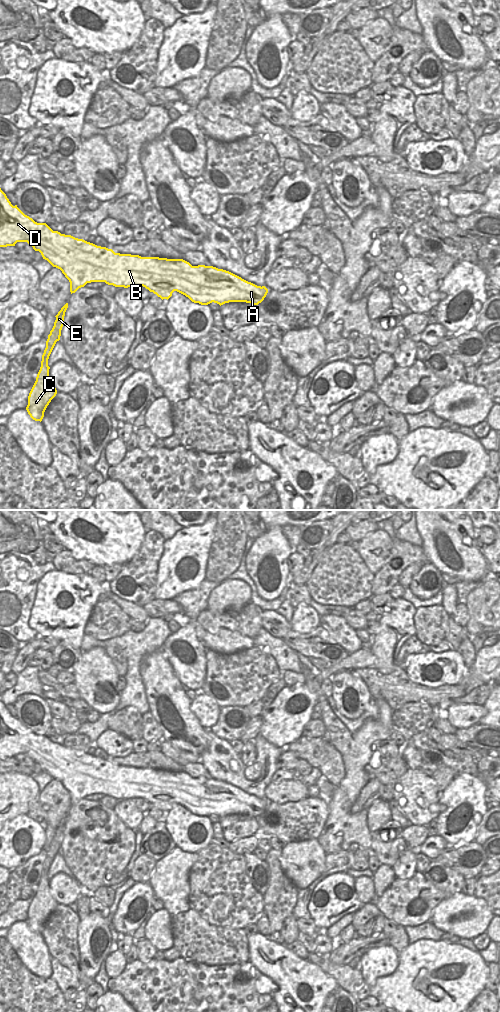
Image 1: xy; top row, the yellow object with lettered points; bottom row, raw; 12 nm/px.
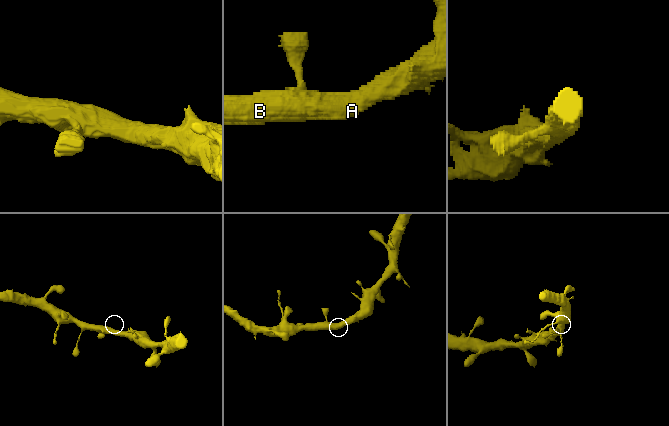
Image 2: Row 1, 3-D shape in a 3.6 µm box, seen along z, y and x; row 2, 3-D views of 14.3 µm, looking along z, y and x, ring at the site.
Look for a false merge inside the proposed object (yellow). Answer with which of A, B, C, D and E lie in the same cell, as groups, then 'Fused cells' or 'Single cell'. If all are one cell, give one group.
Groups: A B C D E. Single cell.

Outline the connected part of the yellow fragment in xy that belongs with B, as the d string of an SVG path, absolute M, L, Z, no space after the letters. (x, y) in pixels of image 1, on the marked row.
M0 188L0 247L15 246L17 242L27 242L35 251L41 253L43 259L47 260L53 267L60 269L70 282L71 294L75 293L79 288L84 287L87 283L105 282L108 285L124 288L143 286L162 300L168 300L172 296L172 293L177 291L194 303L208 305L214 302L221 306L229 302L246 302L258 305L268 293L268 289L265 286L257 286L229 271L213 266L192 266L183 259L141 257L139 255L115 253L112 249L97 246L83 239L53 231L46 223L35 222L32 218L25 215L17 205L13 206Z

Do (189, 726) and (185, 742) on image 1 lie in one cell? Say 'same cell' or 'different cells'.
same cell

